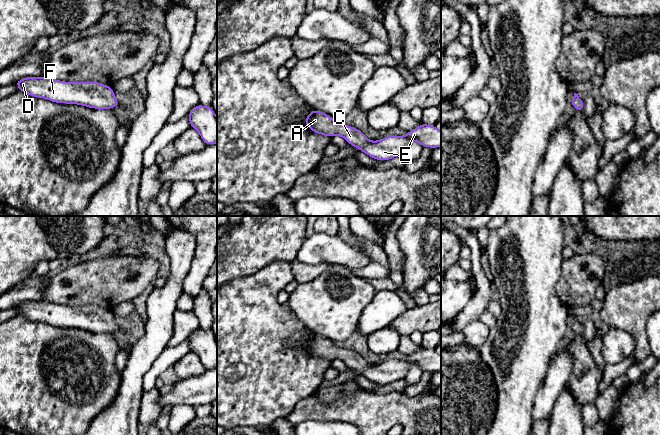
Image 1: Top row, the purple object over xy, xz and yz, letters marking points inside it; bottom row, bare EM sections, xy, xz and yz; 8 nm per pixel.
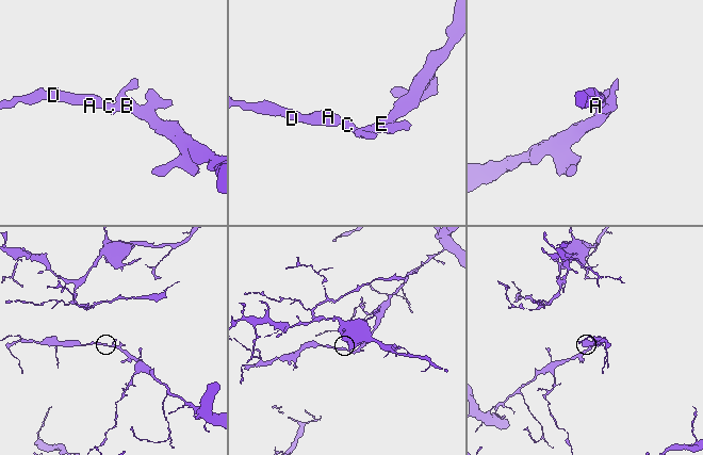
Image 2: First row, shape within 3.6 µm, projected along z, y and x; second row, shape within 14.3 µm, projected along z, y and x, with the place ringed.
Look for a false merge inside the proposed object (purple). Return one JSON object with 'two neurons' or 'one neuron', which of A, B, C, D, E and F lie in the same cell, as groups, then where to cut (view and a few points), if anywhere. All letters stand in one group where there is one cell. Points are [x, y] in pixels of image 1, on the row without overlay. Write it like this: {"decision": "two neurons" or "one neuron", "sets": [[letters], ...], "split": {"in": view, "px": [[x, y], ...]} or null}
{"decision": "one neuron", "sets": [["A", "B", "C", "D", "E", "F"]], "split": null}

